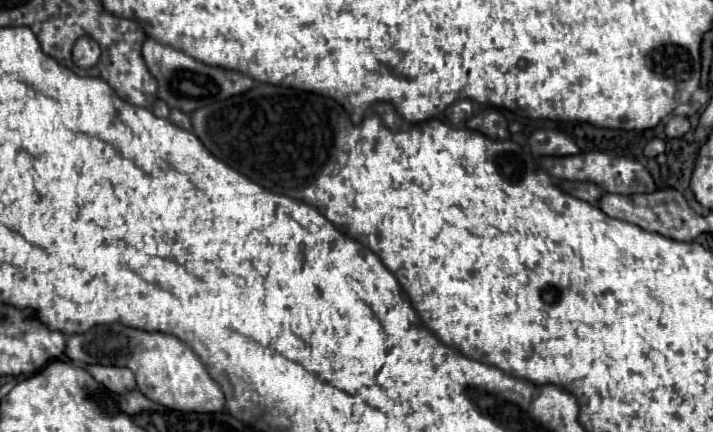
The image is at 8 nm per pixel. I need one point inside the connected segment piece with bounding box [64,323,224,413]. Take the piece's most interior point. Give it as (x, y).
(167, 371)

